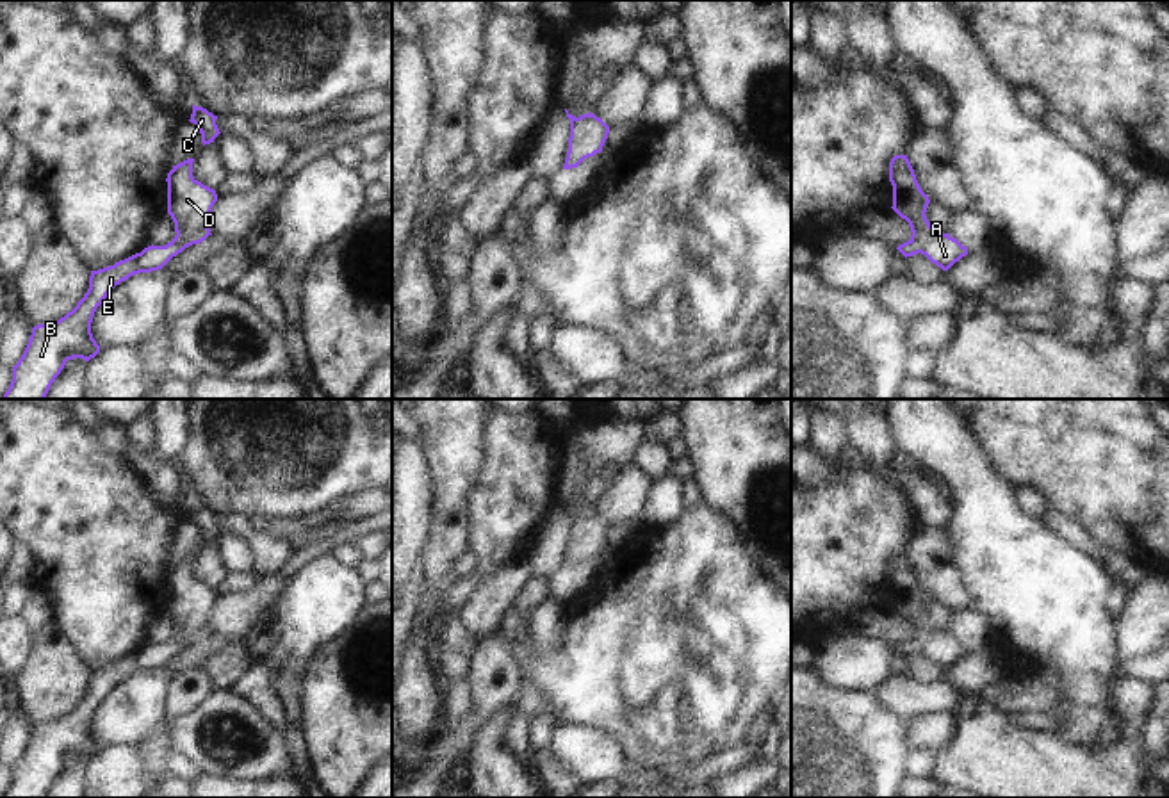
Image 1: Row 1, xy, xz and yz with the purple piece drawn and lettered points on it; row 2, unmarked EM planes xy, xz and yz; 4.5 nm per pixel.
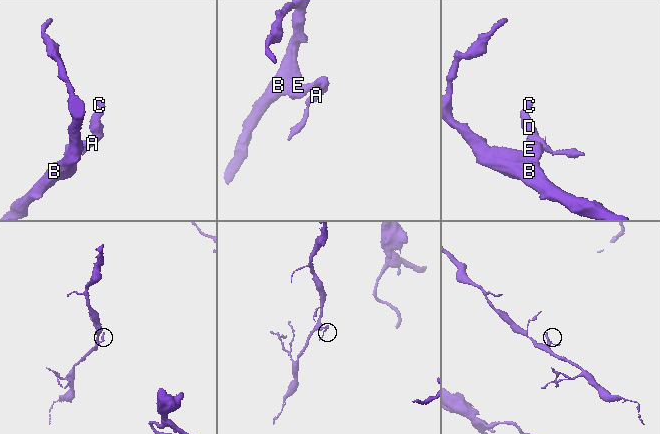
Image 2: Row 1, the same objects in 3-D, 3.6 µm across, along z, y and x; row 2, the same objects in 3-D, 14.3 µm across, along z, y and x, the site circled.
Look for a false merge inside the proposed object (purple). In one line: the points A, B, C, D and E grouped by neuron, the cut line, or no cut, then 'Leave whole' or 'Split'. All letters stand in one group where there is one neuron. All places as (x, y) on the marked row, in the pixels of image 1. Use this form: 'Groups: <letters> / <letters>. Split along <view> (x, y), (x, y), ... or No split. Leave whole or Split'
Groups: A C D / B E. Split along xy (173, 239), (184, 248). Split.

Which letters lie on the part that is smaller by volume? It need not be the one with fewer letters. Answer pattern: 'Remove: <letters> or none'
Remove: A, C, D

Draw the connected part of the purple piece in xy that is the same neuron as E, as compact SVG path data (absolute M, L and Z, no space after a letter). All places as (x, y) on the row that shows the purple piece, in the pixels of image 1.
M176 240L166 246L151 244L114 265L91 271L89 289L71 312L59 321L32 328L29 344L12 367L12 381L2 399L45 399L68 360L89 362L94 358L100 346L93 338L91 322L107 294L134 274L162 269L182 251L184 244Z

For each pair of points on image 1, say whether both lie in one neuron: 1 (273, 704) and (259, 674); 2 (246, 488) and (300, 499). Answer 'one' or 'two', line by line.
1: one
2: one

